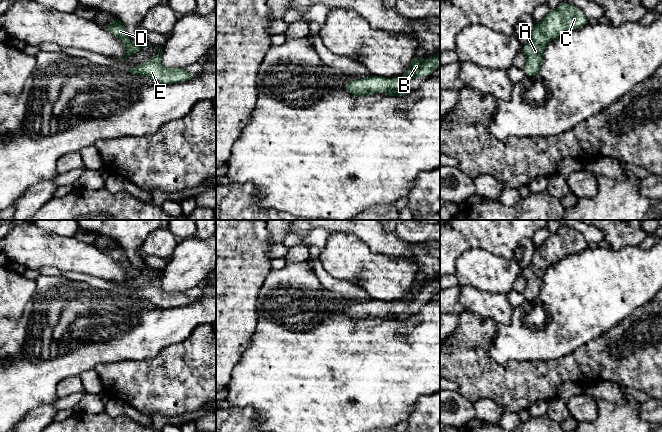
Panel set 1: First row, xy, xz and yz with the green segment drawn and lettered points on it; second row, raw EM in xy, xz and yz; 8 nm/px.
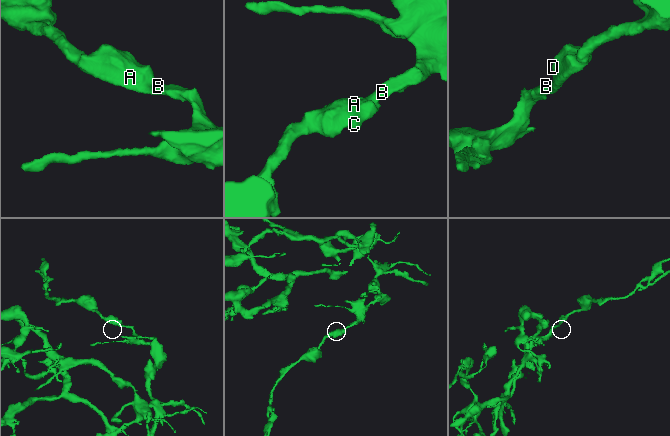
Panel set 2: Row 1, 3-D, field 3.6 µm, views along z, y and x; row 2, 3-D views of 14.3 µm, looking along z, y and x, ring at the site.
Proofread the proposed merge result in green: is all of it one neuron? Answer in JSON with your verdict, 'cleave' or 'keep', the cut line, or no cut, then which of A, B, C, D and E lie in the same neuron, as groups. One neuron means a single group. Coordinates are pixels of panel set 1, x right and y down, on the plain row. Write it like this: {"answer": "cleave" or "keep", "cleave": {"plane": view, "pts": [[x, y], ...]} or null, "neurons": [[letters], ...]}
{"answer": "keep", "cleave": null, "neurons": [["A", "B", "C", "D", "E"]]}

